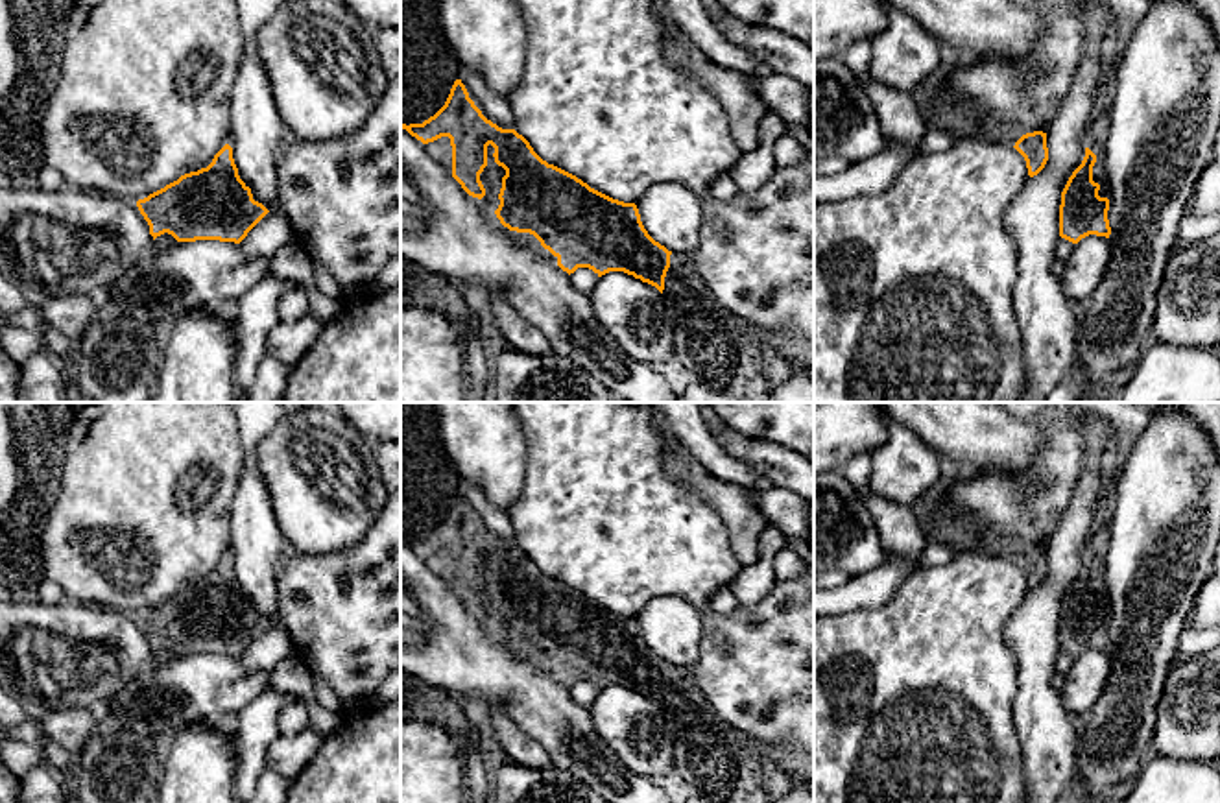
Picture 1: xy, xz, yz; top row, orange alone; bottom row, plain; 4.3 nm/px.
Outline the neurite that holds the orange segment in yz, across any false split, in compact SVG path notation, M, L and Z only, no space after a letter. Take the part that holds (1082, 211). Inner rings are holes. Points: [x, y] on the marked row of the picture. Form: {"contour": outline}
{"contour": "M1109 111L1093 124L1085 157L1069 177L1059 205L1059 236L1078 244L1089 234L1109 238L1109 183L1106 174L1106 135Z"}

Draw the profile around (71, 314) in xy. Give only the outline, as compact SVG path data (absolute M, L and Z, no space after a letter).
M72 294L48 299L41 308L42 327L61 330L74 343L79 342L89 323L102 314L94 308L89 294Z

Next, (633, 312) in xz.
M609 271L589 294L596 319L635 360L657 364L674 354L674 323L663 294L624 271Z

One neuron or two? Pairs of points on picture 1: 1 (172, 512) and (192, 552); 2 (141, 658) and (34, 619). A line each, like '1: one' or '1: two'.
1: one
2: one

